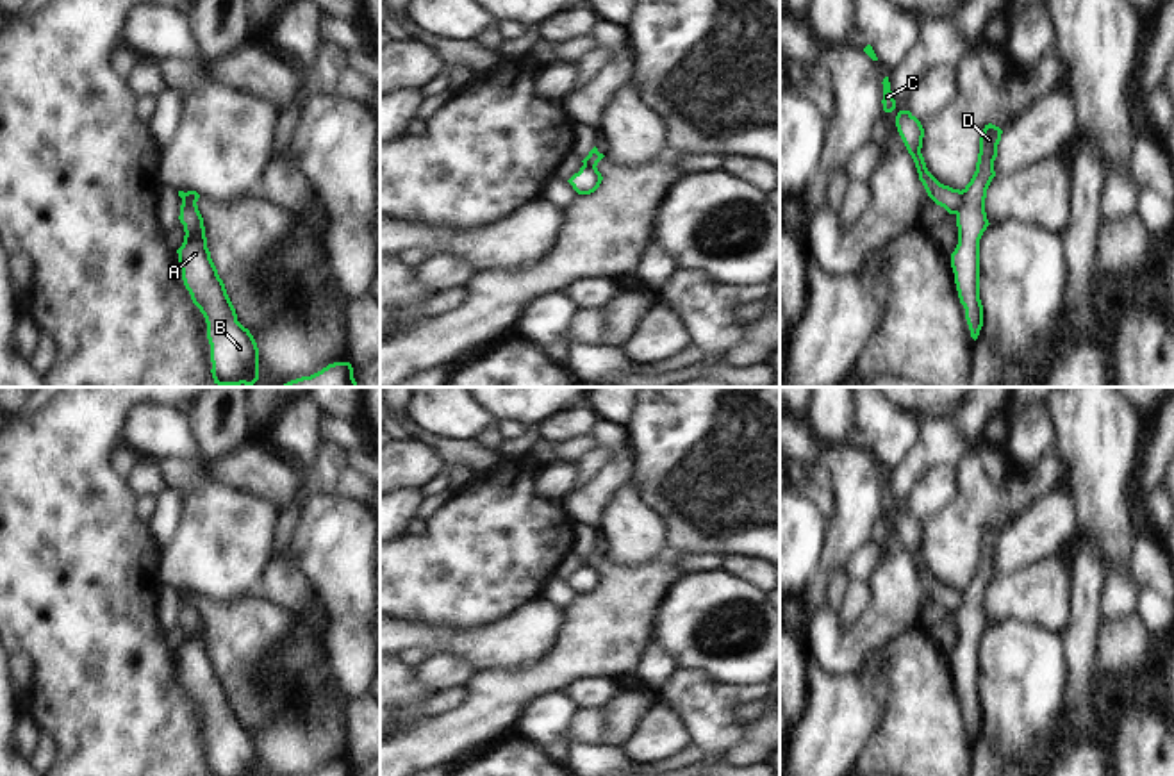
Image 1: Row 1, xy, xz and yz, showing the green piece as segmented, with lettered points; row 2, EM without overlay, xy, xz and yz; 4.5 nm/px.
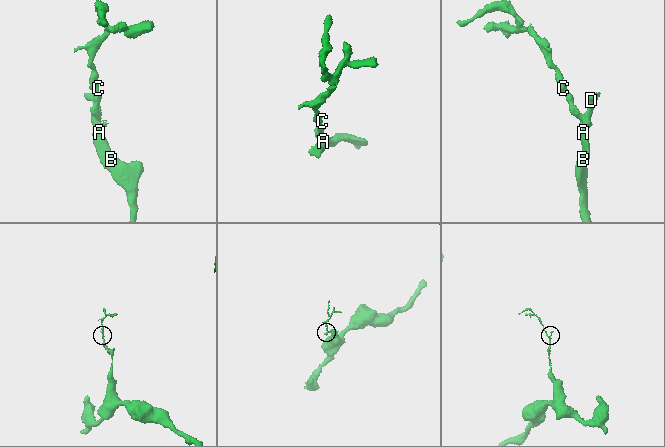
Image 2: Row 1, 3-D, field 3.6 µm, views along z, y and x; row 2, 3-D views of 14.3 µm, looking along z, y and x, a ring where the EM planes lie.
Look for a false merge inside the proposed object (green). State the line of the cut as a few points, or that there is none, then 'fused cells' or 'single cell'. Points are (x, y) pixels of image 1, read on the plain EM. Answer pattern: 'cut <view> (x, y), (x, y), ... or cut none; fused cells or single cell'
cut yz (962, 591), (957, 614); fused cells

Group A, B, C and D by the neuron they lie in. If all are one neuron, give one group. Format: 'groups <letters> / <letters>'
groups A B D / C

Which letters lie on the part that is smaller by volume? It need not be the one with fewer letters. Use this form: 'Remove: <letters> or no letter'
Remove: C

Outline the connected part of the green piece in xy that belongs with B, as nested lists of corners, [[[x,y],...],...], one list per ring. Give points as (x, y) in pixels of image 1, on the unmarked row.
[[[178,590],[178,596],[182,598],[178,619],[186,635],[177,653],[184,685],[207,722],[211,772],[212,776],[259,776],[257,742],[237,721],[236,708],[211,658],[198,605],[186,601],[184,590]]]

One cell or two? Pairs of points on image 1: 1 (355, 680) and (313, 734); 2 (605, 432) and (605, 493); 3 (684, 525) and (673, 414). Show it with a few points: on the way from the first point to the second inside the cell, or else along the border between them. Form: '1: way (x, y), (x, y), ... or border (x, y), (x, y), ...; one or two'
1: border (330, 653), (339, 685), (352, 701); two
2: way (620, 446), (620, 471), (612, 478); one
3: way (684, 498), (684, 441); one

